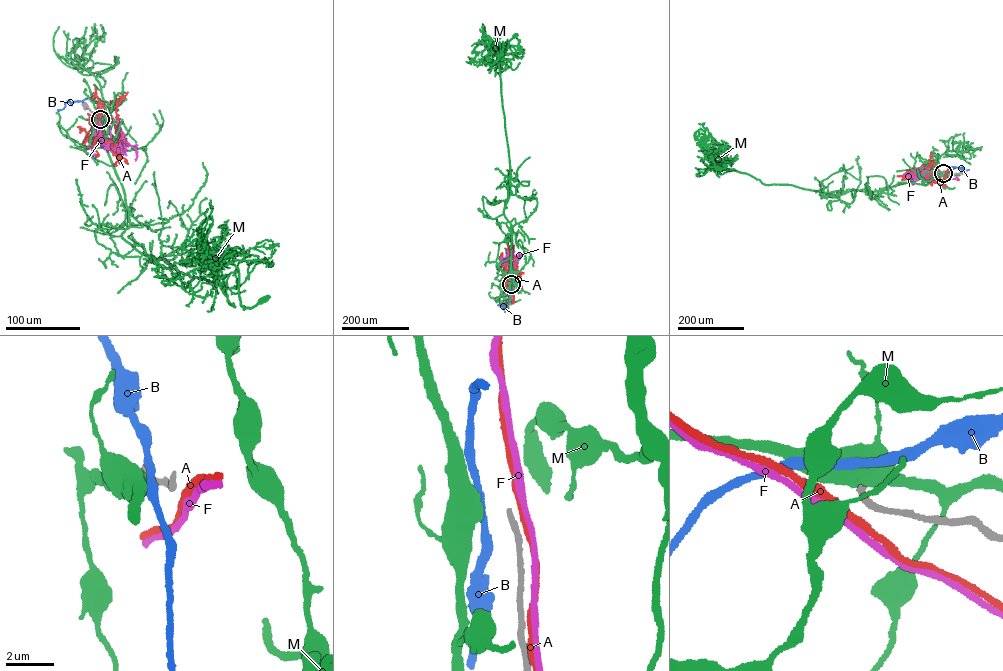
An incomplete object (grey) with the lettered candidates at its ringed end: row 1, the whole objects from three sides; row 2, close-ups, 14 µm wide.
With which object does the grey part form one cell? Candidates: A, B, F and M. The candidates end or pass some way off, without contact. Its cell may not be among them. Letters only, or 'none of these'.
none of these

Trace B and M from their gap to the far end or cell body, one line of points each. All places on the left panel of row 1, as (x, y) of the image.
B: (99, 118), (96, 102), (91, 97), (66, 102), (63, 108), (58, 109)
M: (99, 119), (125, 241), (185, 288), (231, 263), (244, 309), (263, 299)

